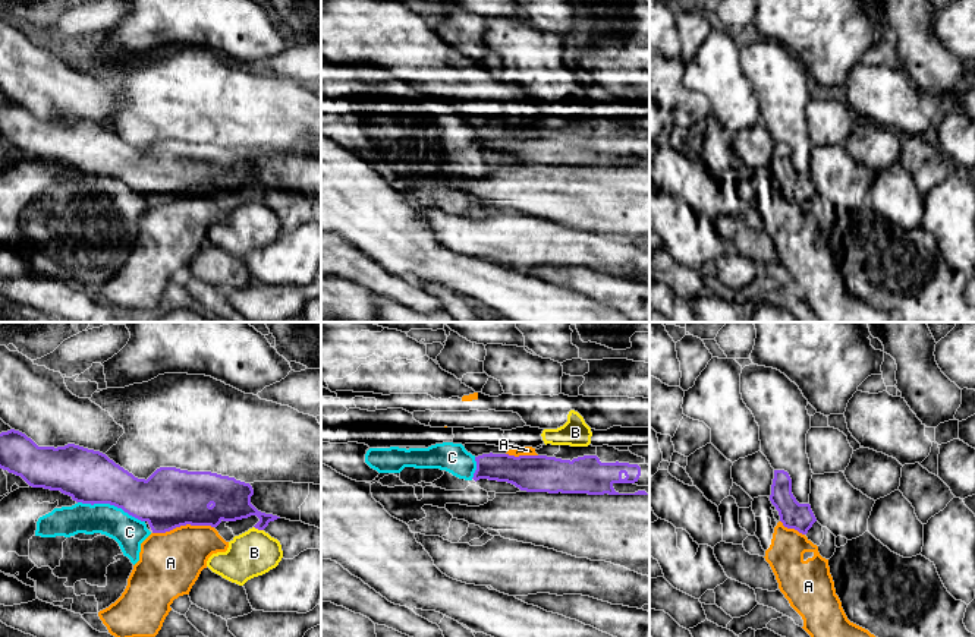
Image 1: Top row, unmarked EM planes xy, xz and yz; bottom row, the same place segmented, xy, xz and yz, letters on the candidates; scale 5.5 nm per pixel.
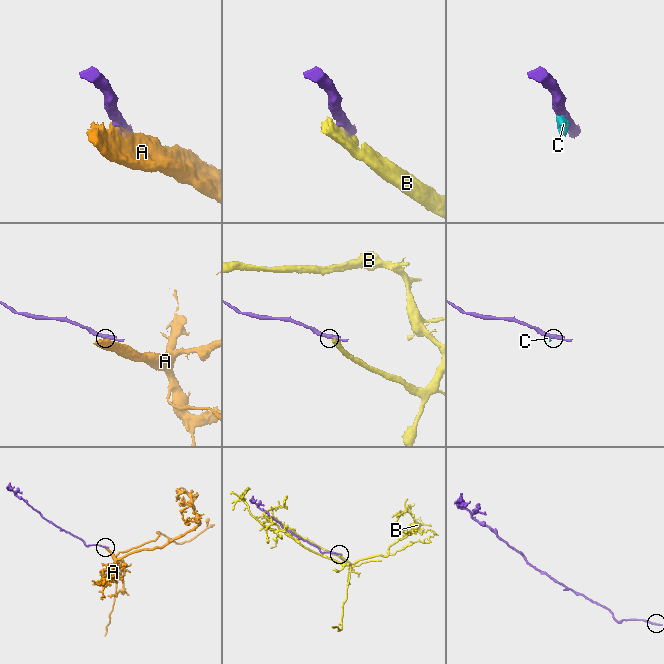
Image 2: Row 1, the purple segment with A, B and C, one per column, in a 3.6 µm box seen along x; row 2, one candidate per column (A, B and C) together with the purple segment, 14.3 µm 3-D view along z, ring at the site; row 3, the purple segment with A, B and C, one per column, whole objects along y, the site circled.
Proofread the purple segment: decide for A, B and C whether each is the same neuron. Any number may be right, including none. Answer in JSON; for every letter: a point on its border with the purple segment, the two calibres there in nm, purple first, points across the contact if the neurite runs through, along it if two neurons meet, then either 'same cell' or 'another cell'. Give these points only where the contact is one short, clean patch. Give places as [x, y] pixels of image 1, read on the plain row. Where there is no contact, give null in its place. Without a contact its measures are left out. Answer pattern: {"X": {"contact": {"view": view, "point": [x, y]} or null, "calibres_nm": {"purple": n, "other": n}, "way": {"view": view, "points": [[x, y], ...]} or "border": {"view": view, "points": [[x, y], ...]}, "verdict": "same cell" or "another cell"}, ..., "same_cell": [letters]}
{"A": {"contact": {"view": "xy", "point": [182, 196]}, "calibres_nm": {"purple": 320, "other": 340}, "border": {"view": "xy", "points": [[213, 198], [181, 196], [153, 205]]}, "verdict": "another cell"}, "B": {"contact": {"view": "xy", "point": [258, 201]}, "calibres_nm": {"purple": 220, "other": 260}, "border": {"view": "xy", "points": [[254, 198], [263, 202]]}, "verdict": "another cell"}, "C": {"contact": {"view": "xy", "point": [112, 176]}, "calibres_nm": {"purple": 300, "other": 170}, "border": {"view": "xy", "points": [[78, 173], [113, 176], [144, 194]]}, "verdict": "another cell"}, "same_cell": []}

